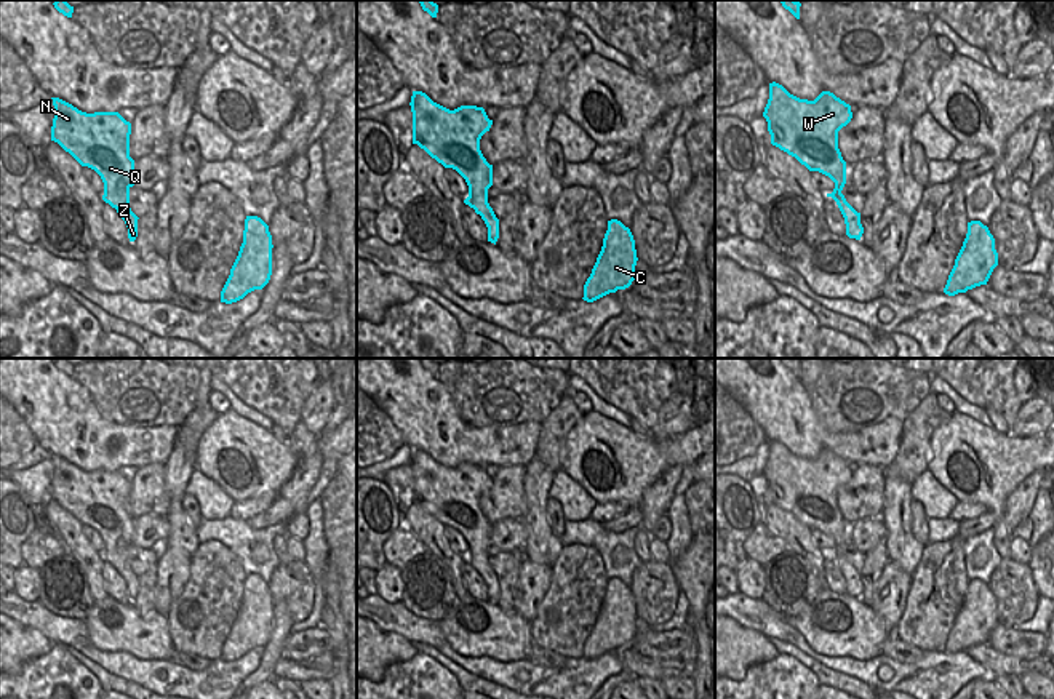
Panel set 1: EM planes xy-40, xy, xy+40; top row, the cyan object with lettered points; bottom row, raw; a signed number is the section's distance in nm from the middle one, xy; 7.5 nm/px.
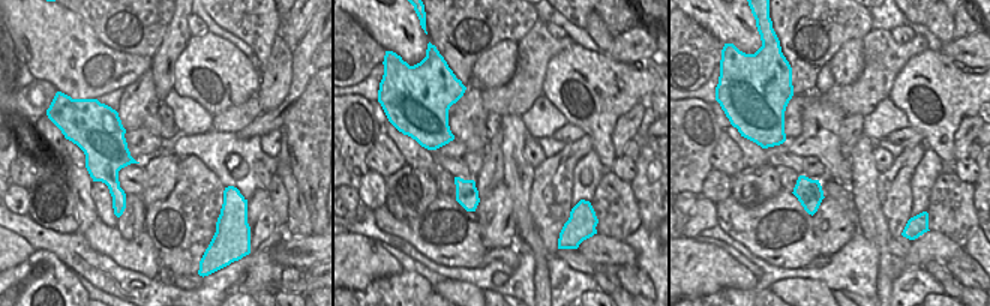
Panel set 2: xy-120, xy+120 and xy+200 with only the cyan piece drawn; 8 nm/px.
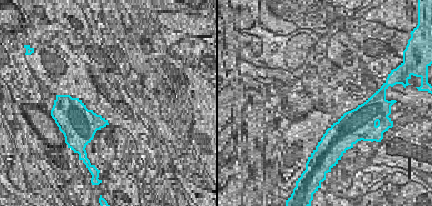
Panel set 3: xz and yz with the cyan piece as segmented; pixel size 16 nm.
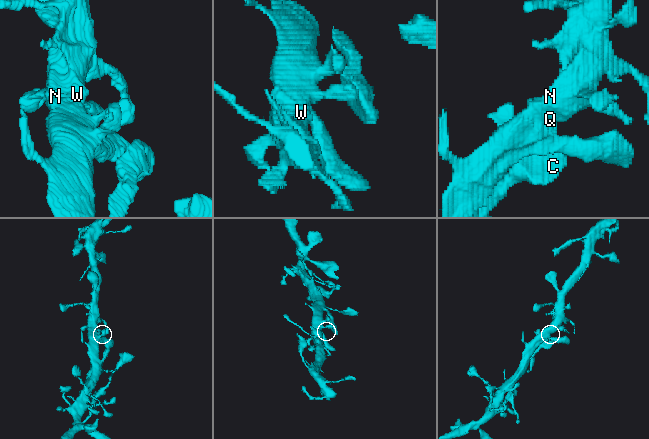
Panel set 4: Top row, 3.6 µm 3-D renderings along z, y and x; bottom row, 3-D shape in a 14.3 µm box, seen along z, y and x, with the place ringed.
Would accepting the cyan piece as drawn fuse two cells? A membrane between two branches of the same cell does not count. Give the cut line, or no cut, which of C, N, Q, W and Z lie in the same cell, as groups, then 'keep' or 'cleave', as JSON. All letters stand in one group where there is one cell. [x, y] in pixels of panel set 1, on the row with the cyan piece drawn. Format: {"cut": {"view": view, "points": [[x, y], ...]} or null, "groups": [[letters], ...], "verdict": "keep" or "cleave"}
{"cut": null, "groups": [["C", "N", "Q", "W", "Z"]], "verdict": "keep"}

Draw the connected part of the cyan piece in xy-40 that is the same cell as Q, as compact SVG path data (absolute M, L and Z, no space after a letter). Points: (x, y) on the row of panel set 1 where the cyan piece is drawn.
M59 98L51 99L51 141L101 176L102 200L117 210L128 227L130 242L134 242L139 218L130 208L130 189L134 186L134 160L130 157L131 123L118 112L86 114Z

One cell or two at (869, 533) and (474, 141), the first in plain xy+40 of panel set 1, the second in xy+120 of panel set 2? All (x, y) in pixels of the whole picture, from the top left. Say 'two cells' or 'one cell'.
two cells

